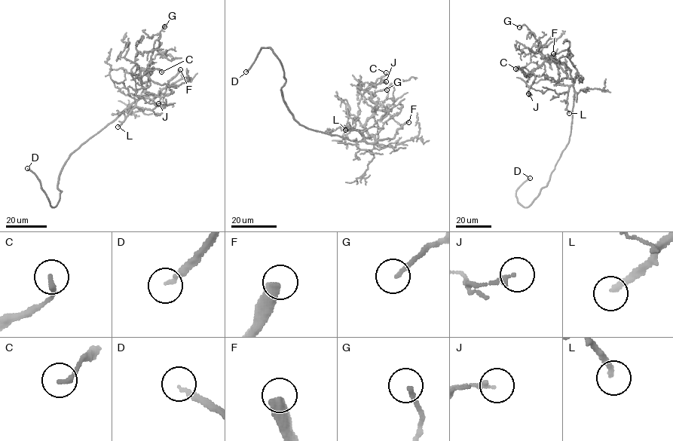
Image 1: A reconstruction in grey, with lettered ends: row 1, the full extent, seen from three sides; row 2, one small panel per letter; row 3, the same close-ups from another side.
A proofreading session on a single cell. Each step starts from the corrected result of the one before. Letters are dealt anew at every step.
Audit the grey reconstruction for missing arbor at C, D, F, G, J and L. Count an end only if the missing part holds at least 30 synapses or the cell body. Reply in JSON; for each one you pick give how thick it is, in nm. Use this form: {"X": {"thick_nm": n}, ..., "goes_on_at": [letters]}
{"D": {"thick_nm": 150}, "F": {"thick_nm": 550}, "L": {"thick_nm": 240}, "goes_on_at": ["D", "F", "L"]}

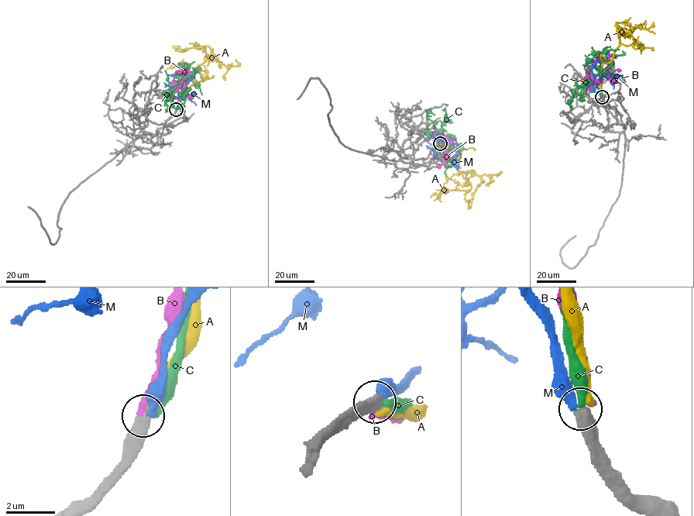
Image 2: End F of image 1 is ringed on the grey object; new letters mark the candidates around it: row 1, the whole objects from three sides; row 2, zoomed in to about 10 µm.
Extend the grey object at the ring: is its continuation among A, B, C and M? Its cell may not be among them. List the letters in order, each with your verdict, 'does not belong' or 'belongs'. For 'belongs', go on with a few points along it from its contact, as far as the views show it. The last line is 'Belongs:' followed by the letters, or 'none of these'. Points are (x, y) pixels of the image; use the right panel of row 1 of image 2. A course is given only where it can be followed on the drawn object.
A: does not belong
B: does not belong
C: does not belong
M: does not belong
Belongs: none of these

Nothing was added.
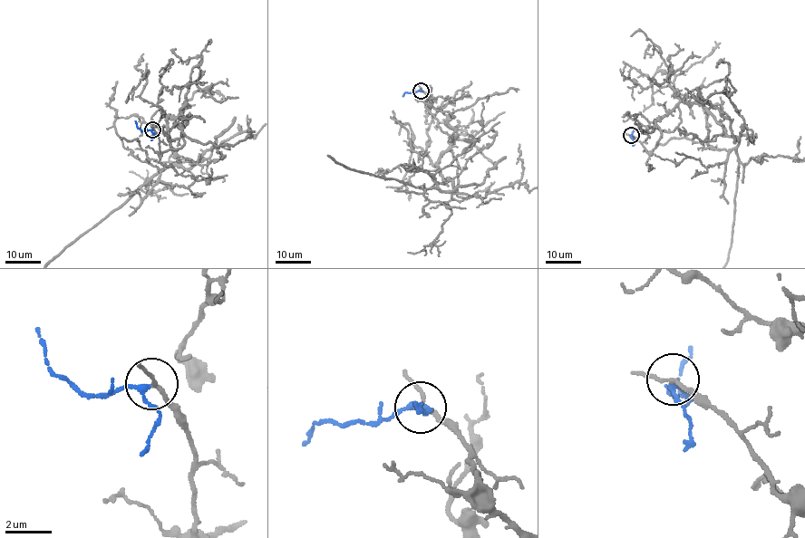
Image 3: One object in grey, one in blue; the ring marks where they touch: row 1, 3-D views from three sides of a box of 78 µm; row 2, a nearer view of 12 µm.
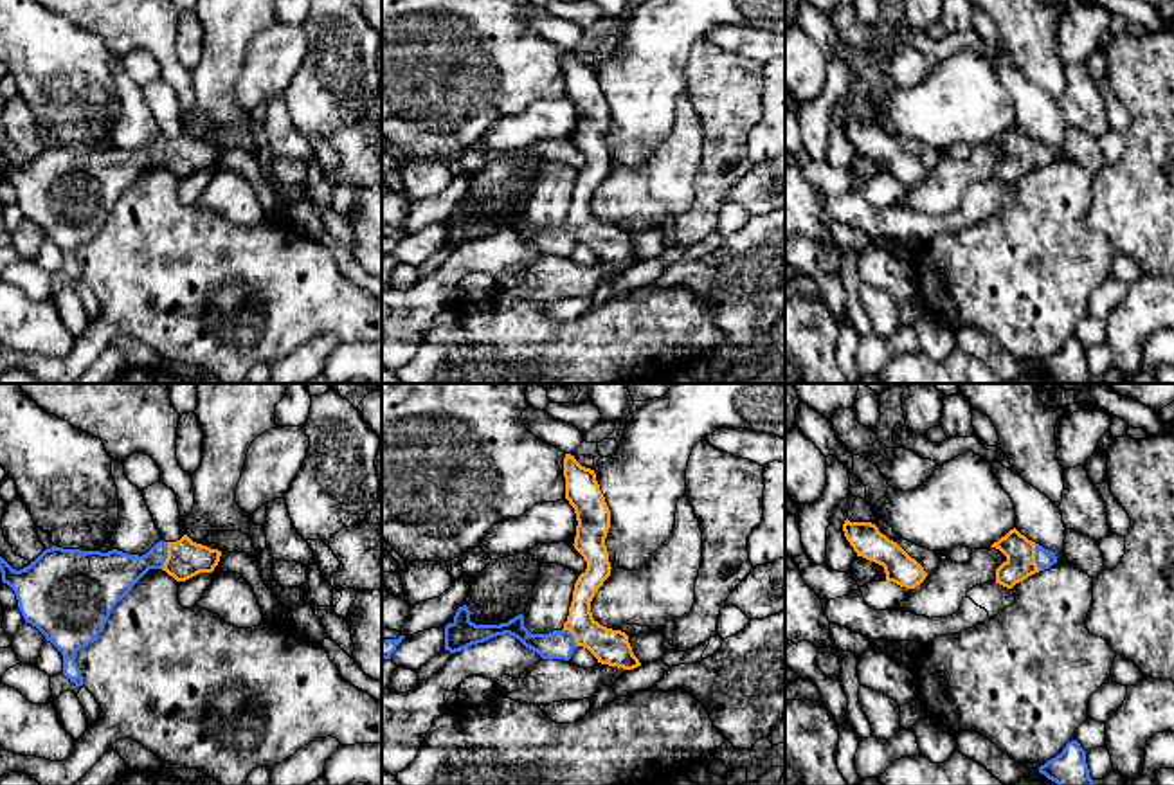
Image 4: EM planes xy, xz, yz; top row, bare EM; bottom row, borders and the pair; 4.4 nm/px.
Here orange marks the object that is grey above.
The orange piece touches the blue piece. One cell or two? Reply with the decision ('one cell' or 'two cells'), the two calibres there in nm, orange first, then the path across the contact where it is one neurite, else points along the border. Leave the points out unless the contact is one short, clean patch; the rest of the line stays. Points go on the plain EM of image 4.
one cell; 170 nm thick on the orange side, 190 nm on the other; runs through xy (186, 155), (168, 152), (116, 170)

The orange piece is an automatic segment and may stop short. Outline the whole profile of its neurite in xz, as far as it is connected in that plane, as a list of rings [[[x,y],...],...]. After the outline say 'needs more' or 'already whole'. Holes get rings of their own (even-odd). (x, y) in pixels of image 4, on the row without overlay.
[[[574,52],[564,54],[565,95],[576,110],[574,146],[587,158],[573,187],[567,218],[562,227],[531,230],[519,211],[501,221],[475,221],[466,202],[459,203],[454,218],[445,223],[445,247],[461,248],[472,241],[510,230],[542,256],[569,257],[576,243],[587,245],[601,261],[634,266],[641,263],[628,239],[628,232],[600,221],[591,209],[591,198],[610,173],[605,135],[610,124],[610,106],[591,65],[582,63]]]; needs more

